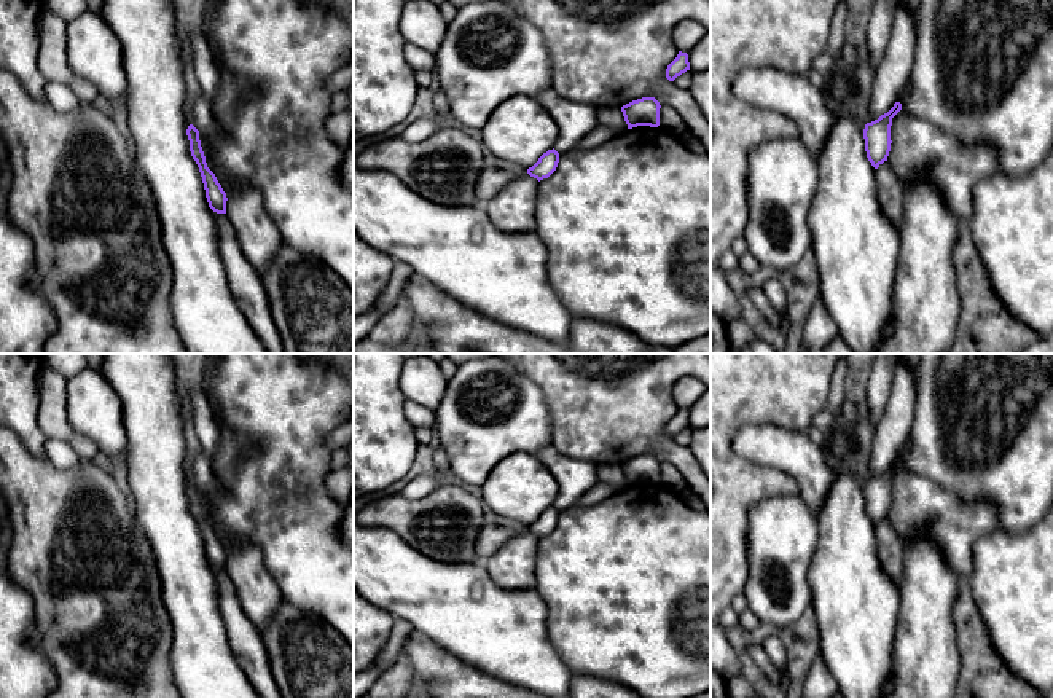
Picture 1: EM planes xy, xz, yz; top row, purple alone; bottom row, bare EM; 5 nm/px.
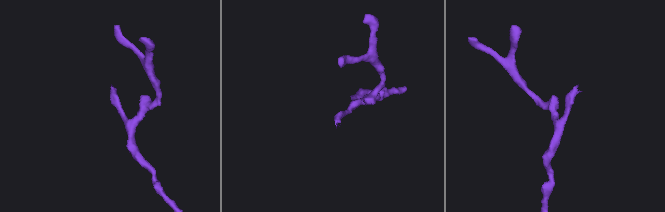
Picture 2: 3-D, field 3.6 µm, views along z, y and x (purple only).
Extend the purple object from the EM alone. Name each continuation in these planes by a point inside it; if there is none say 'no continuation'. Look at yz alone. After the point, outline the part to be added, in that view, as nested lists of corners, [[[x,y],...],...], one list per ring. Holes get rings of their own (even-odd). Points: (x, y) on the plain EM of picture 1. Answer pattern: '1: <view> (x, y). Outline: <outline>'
1: yz (983, 423). Outline: [[[922,354],[910,441],[911,448],[902,459],[905,470],[930,478],[965,502],[988,500],[994,504],[997,507],[999,529],[1013,534],[1029,531],[1053,504],[1053,354]]]

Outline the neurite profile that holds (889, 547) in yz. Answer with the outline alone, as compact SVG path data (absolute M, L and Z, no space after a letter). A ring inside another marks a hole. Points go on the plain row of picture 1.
M889 518L876 526L878 556L887 578L898 588L903 571L903 545Z

